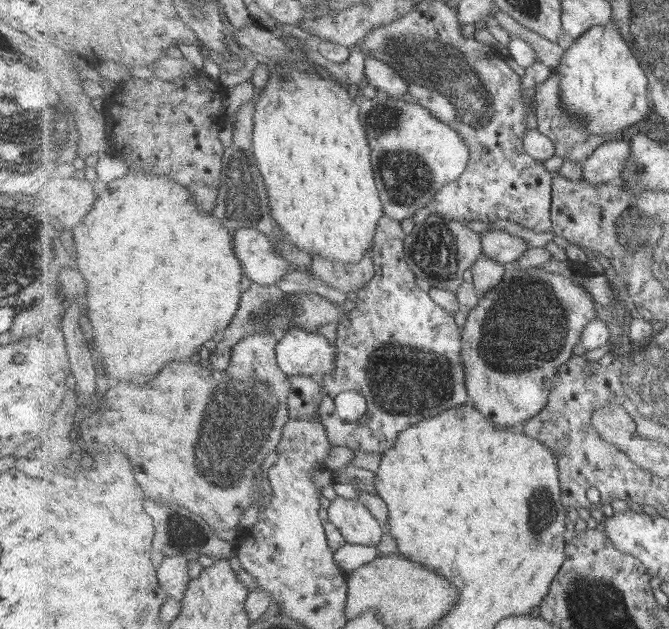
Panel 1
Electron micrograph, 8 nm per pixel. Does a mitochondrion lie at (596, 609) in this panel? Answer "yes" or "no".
yes

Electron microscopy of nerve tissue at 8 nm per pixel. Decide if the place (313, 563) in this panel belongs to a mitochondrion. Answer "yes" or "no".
no

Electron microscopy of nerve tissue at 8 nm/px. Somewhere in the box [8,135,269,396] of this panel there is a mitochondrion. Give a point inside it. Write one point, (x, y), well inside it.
(243, 201)

